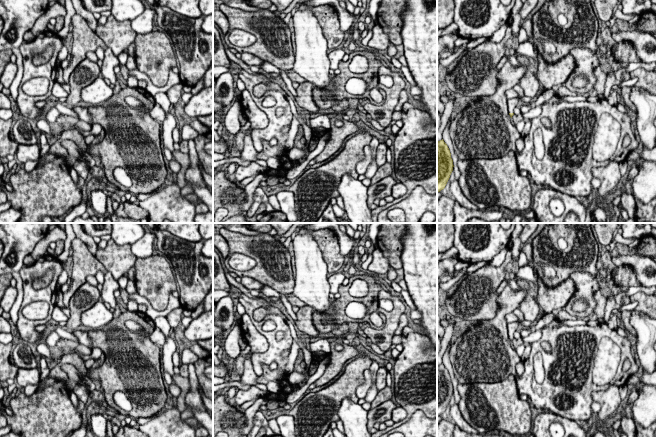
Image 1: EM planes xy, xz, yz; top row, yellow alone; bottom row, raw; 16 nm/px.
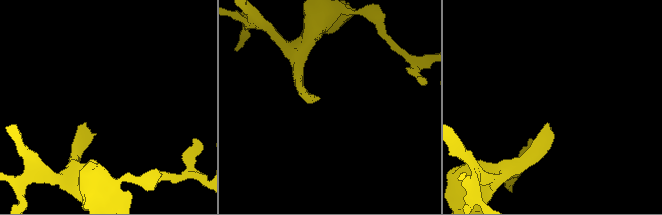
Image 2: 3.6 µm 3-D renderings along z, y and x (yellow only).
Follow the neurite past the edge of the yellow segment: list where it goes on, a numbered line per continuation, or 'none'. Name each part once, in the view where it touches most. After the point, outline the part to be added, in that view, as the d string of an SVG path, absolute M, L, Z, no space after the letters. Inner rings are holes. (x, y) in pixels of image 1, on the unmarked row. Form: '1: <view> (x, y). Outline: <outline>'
1: yz (514, 326). Outline: M514 321L510 324L508 324L508 337L514 337L514 333L516 331L520 331L522 329L525 329L525 327L521 326L519 324L519 321Z

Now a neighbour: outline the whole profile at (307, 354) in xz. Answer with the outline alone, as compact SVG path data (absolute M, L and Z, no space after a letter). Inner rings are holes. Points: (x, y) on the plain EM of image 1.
M287 318L285 319L285 322L288 324L288 326L290 327L290 330L291 330L291 336L293 338L293 340L295 340L300 349L303 351L303 354L304 354L304 362L309 365L311 362L312 362L312 352L309 351L306 346L305 346L305 342L303 339L299 338L297 336L297 333L296 333L296 330L294 328L294 323L293 321L291 320L291 318Z

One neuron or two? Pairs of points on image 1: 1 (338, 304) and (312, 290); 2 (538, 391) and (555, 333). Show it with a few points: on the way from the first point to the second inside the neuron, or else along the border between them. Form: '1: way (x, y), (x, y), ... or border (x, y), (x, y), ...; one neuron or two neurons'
1: border (332, 300), (331, 306), (324, 312), (314, 311); two neurons
2: way (529, 375), (529, 361), (539, 342); one neuron

